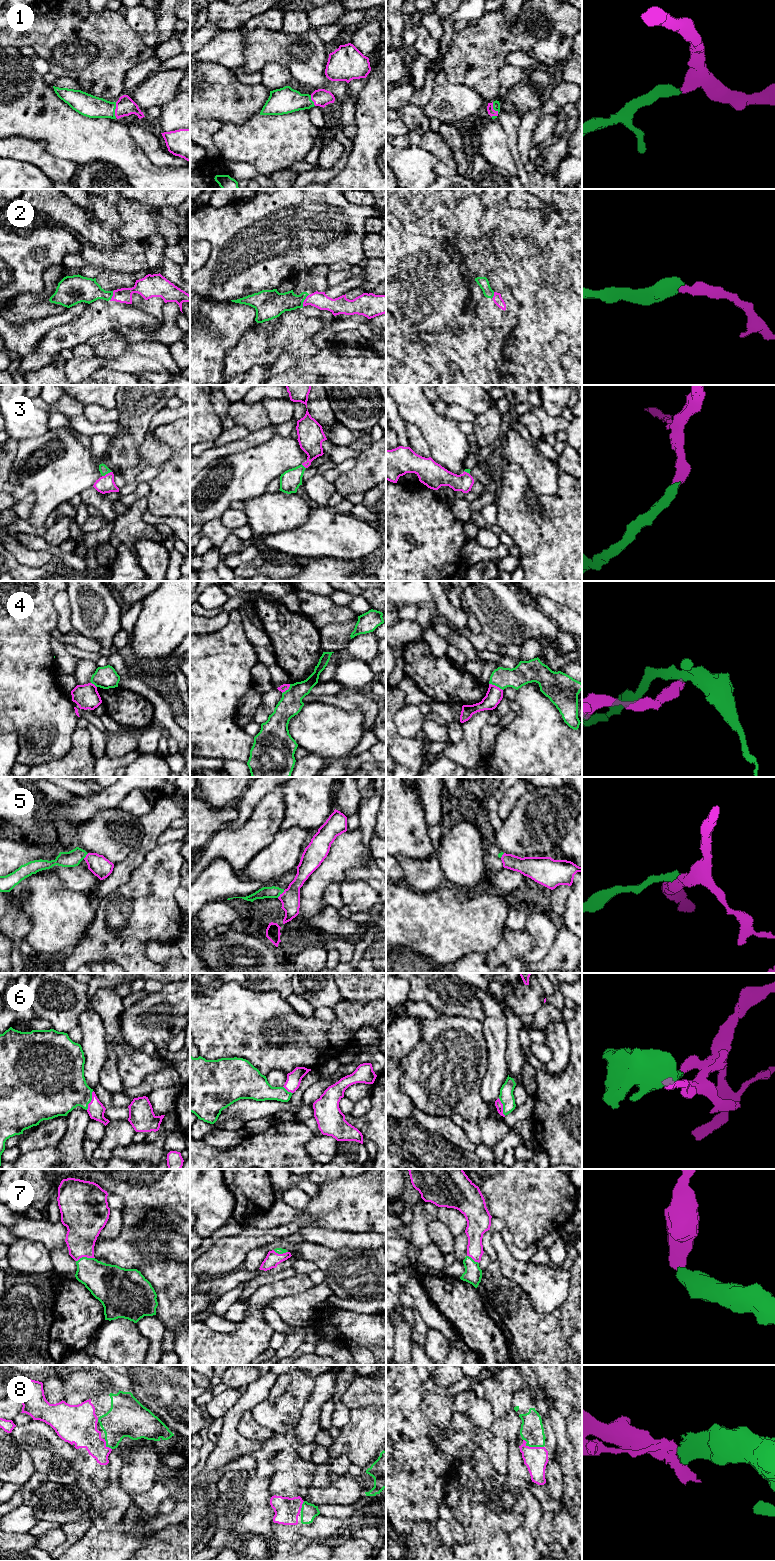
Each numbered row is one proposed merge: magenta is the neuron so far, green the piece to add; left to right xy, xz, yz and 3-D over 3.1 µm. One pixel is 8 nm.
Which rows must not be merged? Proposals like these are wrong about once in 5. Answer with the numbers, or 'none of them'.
4, 5

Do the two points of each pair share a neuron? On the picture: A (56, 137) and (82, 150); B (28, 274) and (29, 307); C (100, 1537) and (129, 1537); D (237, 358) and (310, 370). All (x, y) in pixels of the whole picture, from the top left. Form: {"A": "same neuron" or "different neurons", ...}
{"A": "same neuron", "B": "different neurons", "C": "same neuron", "D": "same neuron"}

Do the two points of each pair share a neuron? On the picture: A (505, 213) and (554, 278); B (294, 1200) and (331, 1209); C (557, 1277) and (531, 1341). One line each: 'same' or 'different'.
A: same
B: different
C: different

